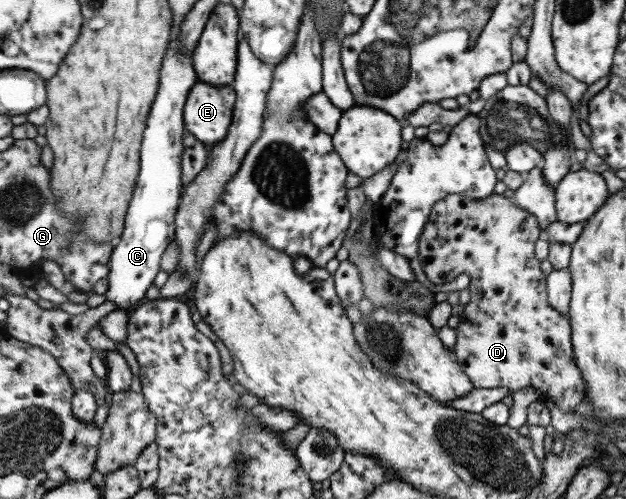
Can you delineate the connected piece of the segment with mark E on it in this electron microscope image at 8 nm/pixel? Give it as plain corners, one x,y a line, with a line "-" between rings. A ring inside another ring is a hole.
199,80
184,107
188,131
205,144
213,147
219,144
231,127
235,97
231,86
215,86

